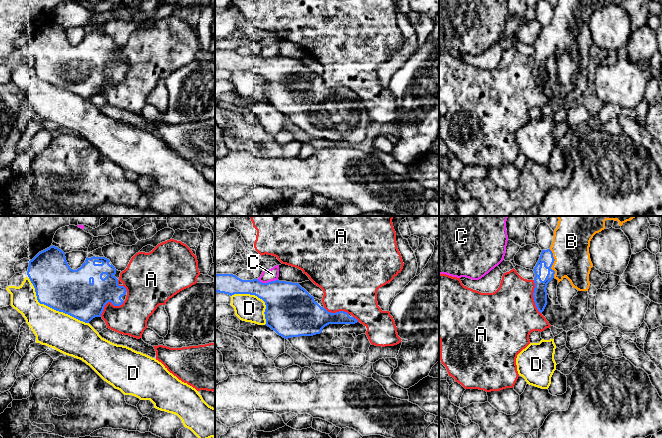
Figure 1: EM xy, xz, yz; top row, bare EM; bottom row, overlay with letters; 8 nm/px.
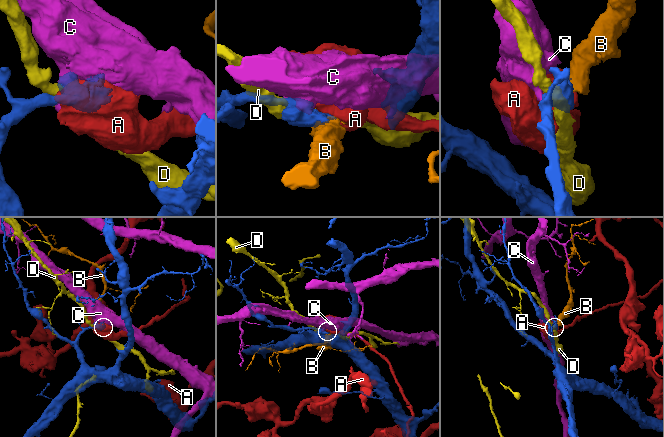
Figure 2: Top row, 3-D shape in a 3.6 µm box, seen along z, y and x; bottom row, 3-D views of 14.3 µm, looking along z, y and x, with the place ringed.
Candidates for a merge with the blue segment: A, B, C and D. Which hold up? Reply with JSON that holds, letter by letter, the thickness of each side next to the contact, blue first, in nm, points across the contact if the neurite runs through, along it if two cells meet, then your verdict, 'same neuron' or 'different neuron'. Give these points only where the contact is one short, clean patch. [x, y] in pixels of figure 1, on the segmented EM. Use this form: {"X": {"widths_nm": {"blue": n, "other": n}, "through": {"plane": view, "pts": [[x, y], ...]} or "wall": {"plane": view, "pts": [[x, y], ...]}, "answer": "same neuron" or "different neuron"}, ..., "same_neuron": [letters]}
{"A": {"widths_nm": {"blue": 110, "other": 440}, "wall": {"plane": "yz", "pts": [[533, 280], [533, 301], [541, 313]]}, "answer": "different neuron"}, "B": {"widths_nm": {"blue": 110, "other": 300}, "through": {"plane": "yz", "pts": [[546, 257], [553, 262], [569, 246], [571, 241]]}, "answer": "same neuron"}, "C": {"widths_nm": {"blue": 360, "other": 100}, "wall": {"plane": "xz", "pts": [[257, 279], [262, 282], [277, 280]]}, "answer": "different neuron"}, "D": {"widths_nm": {"blue": 360, "other": 300}, "answer": "different neuron"}, "same_neuron": ["B"]}

